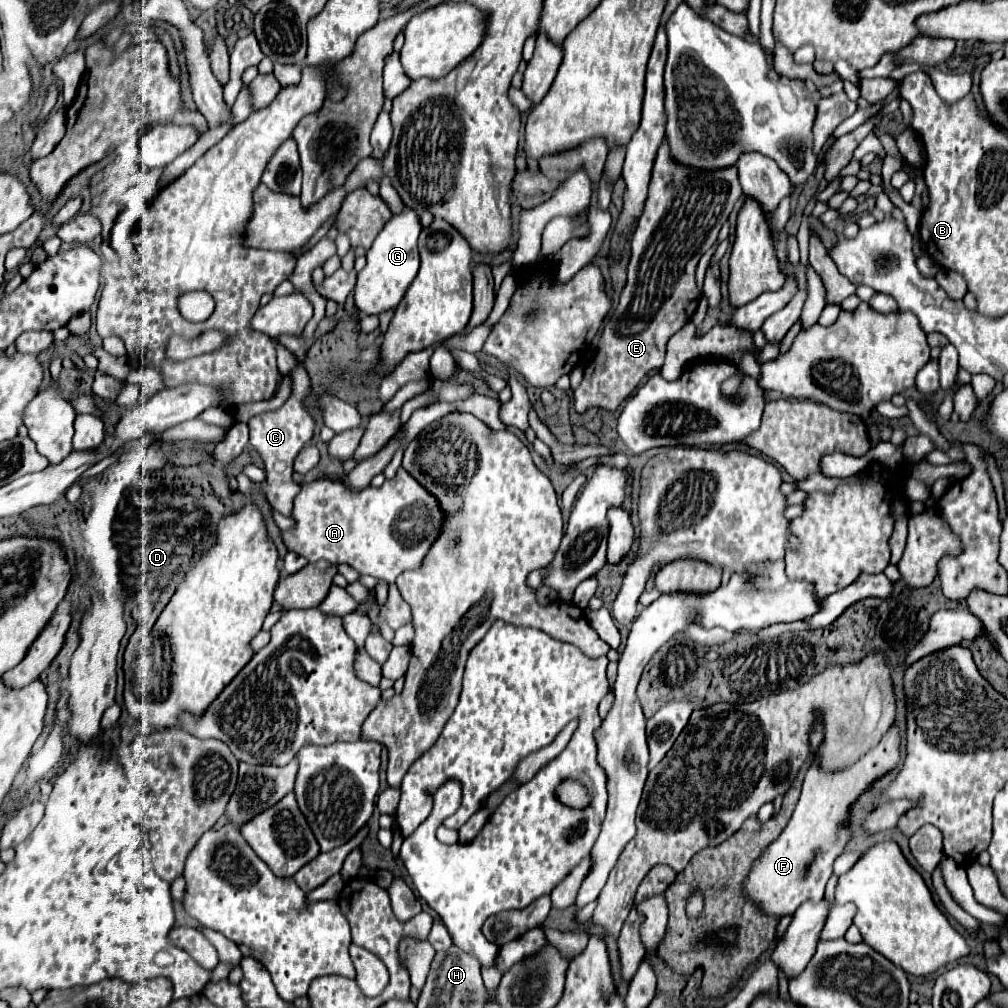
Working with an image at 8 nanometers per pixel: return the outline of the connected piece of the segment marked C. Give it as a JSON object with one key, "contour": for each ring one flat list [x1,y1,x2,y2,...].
{"contour":[[302,365,292,369,290,375,294,379,294,387,292,387,292,395,288,397,288,401,280,409,260,413,260,415,256,415,248,421,250,445,260,453,260,457,264,461,264,467,266,467,266,481,268,481,266,495,268,495,268,501,276,511,280,511,282,515,288,515,288,517,292,517,292,499,300,491,300,485,292,481,292,471,294,471,292,463,294,463,298,451,312,439,314,427,316,427,316,421,314,421,308,405,306,405,306,399,312,393,310,377,308,377,308,373]]}

